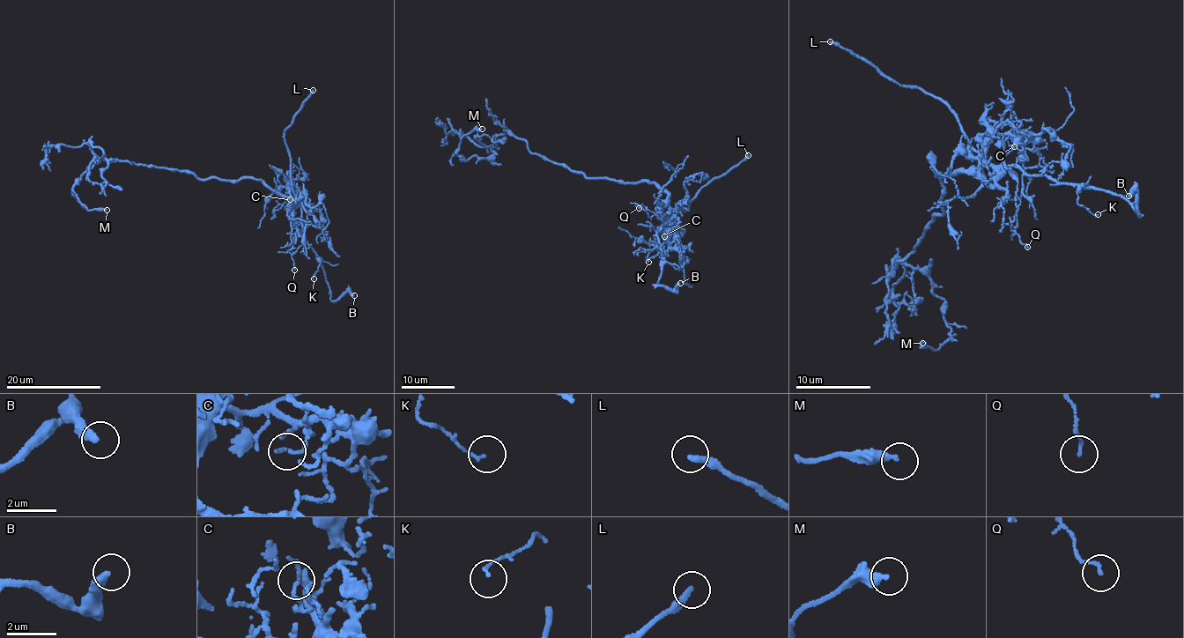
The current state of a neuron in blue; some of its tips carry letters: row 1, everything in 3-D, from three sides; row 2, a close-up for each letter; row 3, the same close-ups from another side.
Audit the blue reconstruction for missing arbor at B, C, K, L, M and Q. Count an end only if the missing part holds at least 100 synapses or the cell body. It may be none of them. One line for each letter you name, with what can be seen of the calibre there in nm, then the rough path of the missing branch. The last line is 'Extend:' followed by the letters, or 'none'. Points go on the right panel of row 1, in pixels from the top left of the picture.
L: 240 nm
Extend: L

